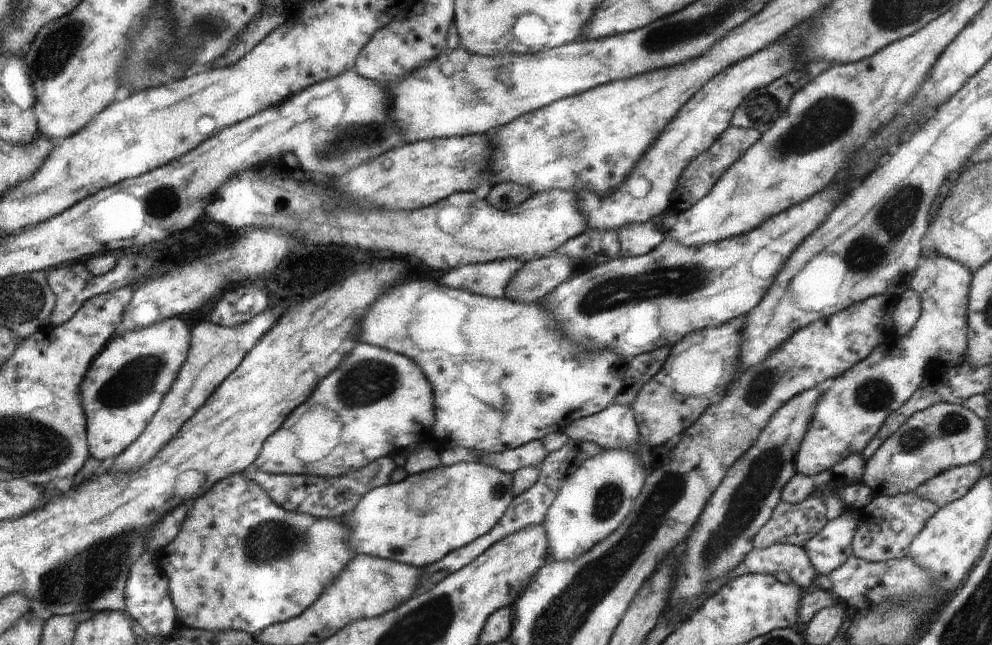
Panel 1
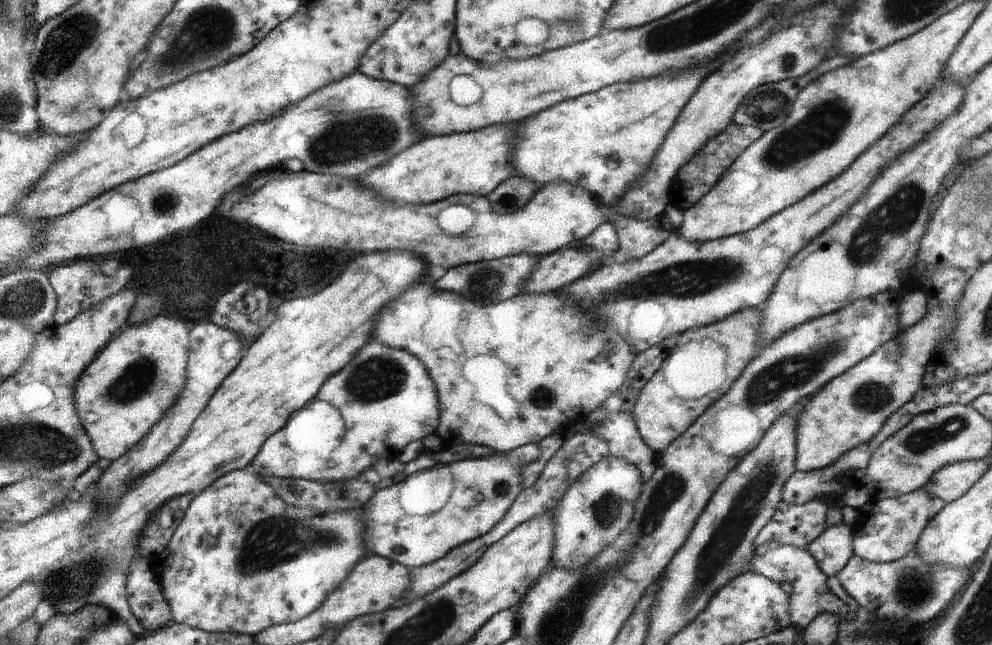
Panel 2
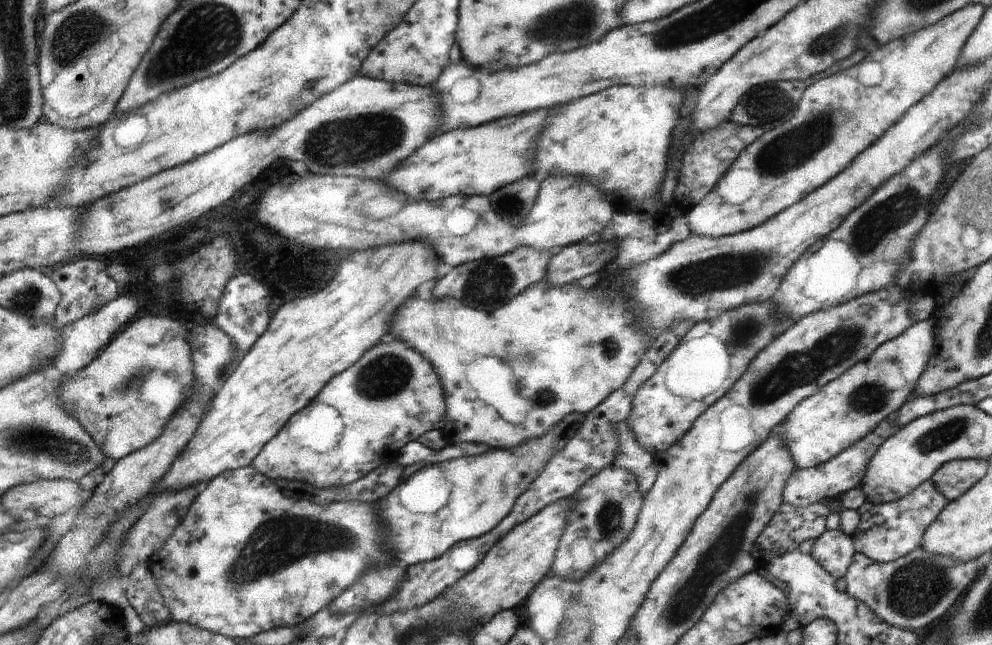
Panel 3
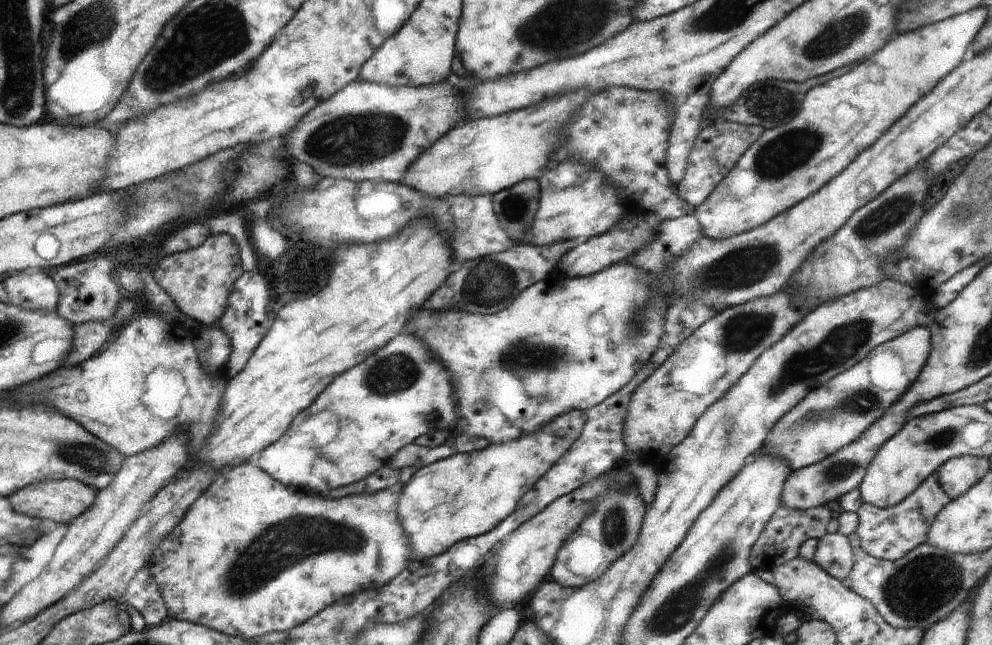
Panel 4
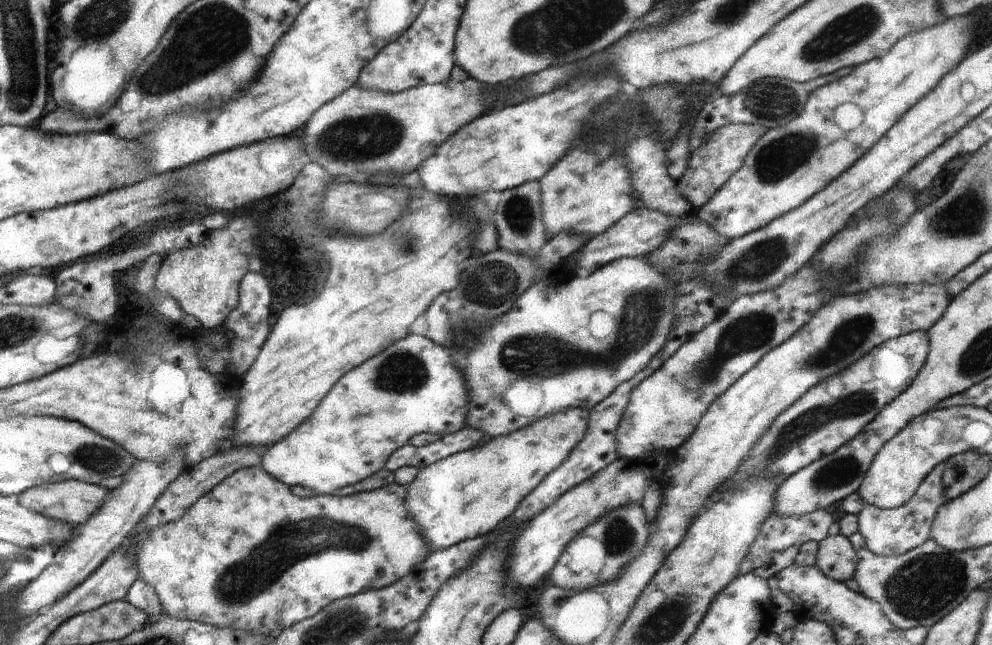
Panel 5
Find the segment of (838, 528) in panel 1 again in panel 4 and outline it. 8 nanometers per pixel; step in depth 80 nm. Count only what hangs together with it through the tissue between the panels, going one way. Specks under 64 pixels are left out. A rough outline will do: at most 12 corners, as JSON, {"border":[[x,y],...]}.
{"border":[[842,534],[819,539],[813,562],[843,581],[854,567],[854,546]]}

